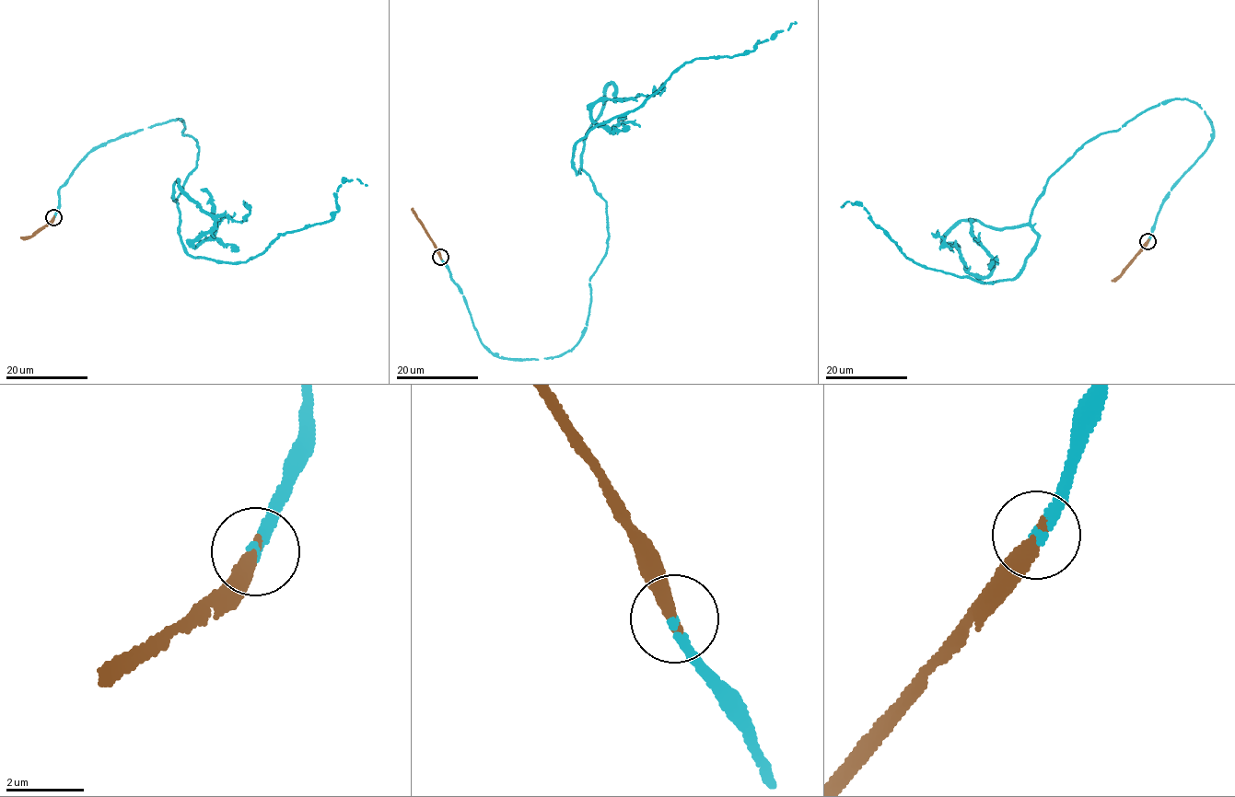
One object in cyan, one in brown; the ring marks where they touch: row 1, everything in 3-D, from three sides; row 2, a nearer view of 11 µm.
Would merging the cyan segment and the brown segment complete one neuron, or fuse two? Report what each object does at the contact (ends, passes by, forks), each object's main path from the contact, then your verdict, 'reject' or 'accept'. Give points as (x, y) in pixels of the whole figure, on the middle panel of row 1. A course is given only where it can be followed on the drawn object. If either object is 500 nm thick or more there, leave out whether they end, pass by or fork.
cyan ends; brown ends; course cyan (441, 258), (493, 353), (570, 351), (609, 236), (578, 141), (686, 63), (797, 23); course brown (441, 258), (412, 208); accept

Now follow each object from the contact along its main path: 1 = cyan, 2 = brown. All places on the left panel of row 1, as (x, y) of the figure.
1: (54, 218), (87, 154), (177, 118), (199, 149), (191, 255), (248, 261), (367, 185)
2: (54, 218), (29, 236), (20, 238)

